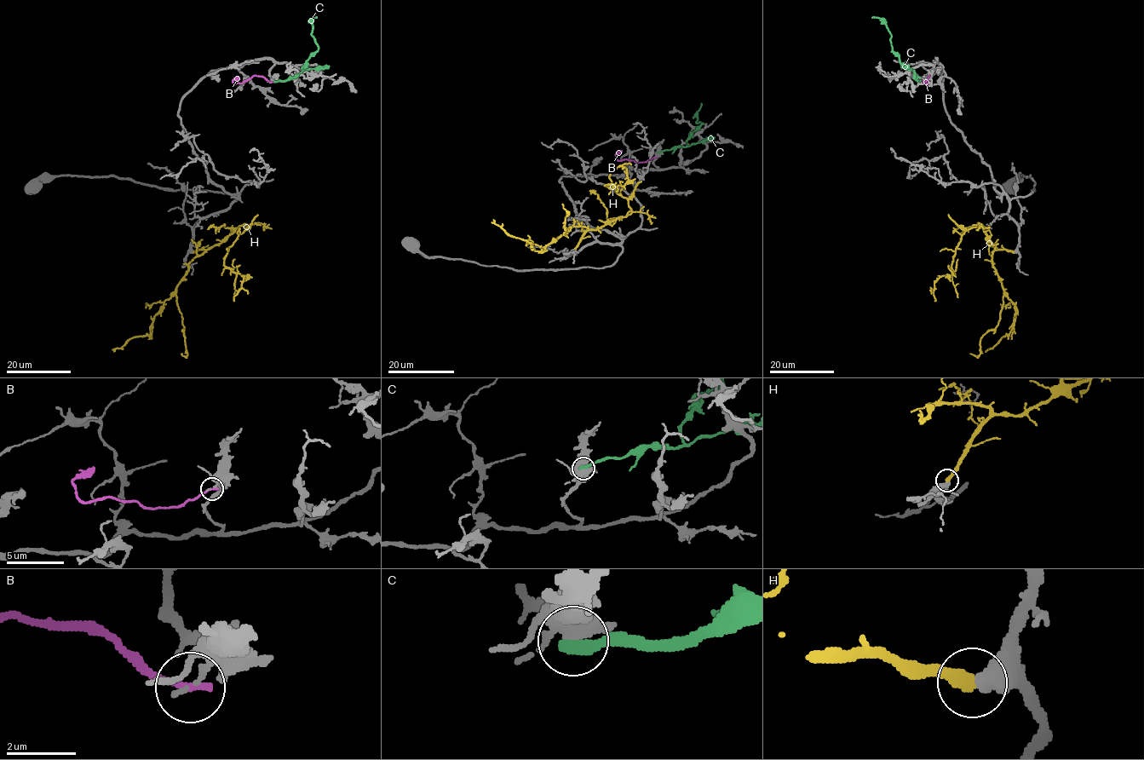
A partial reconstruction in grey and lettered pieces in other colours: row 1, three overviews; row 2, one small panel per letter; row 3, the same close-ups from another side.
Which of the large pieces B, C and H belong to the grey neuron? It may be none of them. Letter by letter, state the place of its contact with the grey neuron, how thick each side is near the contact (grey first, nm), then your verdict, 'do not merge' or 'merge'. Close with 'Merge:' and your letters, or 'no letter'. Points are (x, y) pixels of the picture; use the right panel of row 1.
B: contact (924, 82); calibres 170 and 200 nm; do not merge
C: contact (920, 81); calibres 420 and 320 nm; do not merge
H: contact (1014, 251); calibres 600 and 360 nm; merge
Merge: H

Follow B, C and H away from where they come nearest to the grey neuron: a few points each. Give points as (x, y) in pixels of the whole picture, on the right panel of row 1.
B: (924, 82), (929, 76), (927, 83), (918, 77)
C: (920, 80), (914, 77), (914, 71), (901, 63), (893, 49), (888, 27), (881, 20), (871, 18)
H: (1013, 251), (996, 249), (981, 224), (967, 230), (955, 249), (952, 273), (940, 276), (934, 283), (934, 301)

